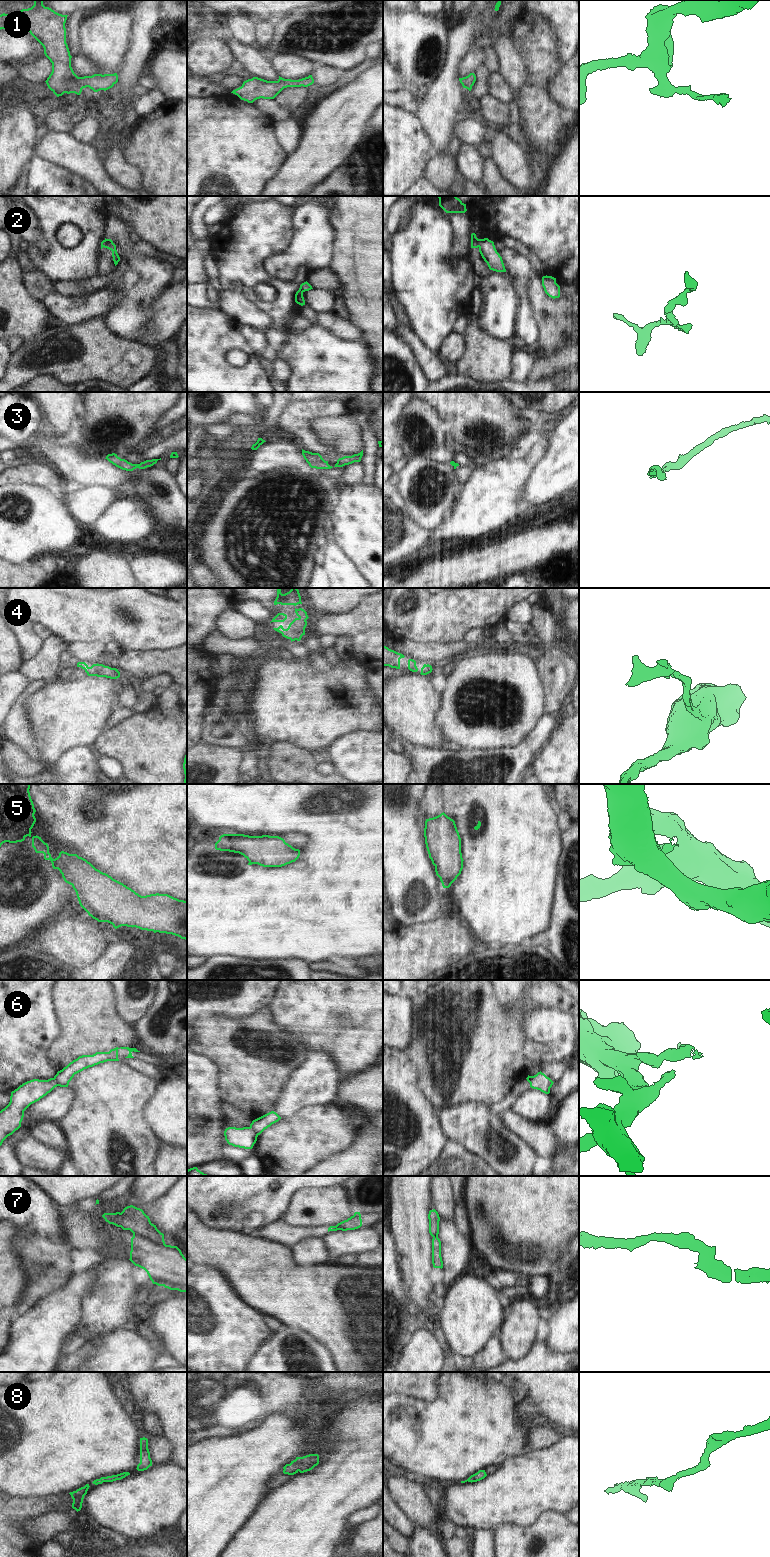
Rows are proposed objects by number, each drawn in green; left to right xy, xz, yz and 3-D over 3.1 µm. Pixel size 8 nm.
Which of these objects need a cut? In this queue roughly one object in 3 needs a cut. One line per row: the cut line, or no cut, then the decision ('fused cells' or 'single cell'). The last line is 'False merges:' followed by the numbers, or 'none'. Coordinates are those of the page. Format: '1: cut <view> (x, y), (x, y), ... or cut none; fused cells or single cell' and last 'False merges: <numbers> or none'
1: cut none; single cell
2: cut yz (477, 239), (479, 246); fused cells
3: cut none; single cell
4: cut none; single cell
5: cut xy (57, 857), (56, 867), (61, 872); fused cells
6: cut xz (249, 1127), (257, 1135); fused cells
7: cut xy (133, 1234), (145, 1237), (160, 1245), (165, 1244); fused cells
8: cut none; single cell
False merges: 2, 5, 6, 7

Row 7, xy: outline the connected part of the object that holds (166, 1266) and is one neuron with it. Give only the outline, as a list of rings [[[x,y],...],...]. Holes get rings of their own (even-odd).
[[[133,1235],[129,1260],[144,1269],[153,1284],[187,1292],[187,1259],[177,1246],[160,1246]]]

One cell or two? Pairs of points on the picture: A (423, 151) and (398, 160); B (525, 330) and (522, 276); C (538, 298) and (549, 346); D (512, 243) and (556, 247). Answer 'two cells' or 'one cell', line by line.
A: one cell
B: one cell
C: one cell
D: two cells

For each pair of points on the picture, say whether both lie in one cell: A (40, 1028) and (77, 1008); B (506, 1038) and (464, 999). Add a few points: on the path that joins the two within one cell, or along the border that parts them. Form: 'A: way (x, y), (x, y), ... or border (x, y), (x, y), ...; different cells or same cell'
A: border (50, 996), (58, 1025), (58, 1035), (52, 1042); different cells
B: way (496, 1028), (479, 1011), (474, 1009); same cell

